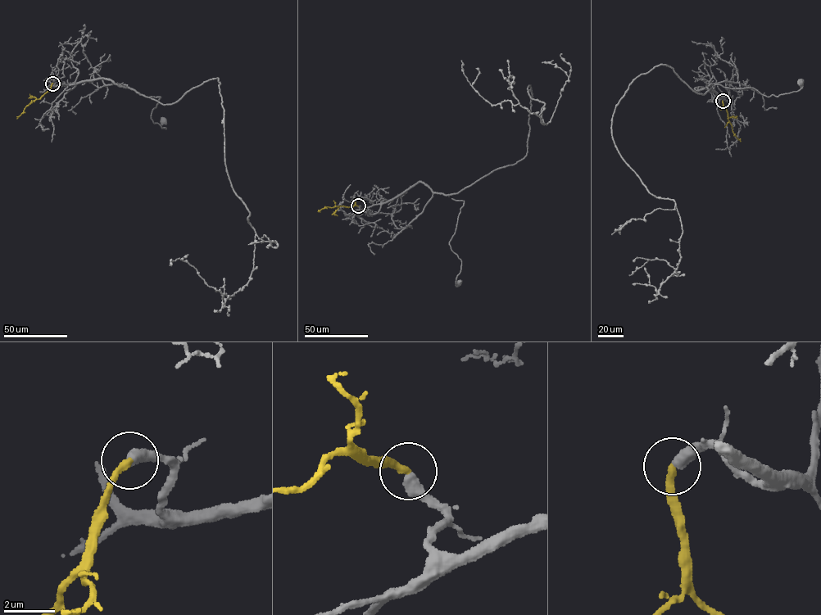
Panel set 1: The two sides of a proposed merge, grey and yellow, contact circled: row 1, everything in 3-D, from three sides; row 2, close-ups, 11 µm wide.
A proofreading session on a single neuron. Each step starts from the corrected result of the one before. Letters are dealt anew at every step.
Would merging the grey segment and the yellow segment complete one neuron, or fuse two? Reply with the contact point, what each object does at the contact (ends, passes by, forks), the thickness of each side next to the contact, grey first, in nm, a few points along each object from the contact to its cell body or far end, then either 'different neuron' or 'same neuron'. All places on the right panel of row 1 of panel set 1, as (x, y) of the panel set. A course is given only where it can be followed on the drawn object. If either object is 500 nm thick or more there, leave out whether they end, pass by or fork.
(723, 101) | grey ends | yellow ends | 480/280 nm | grey via (723, 101), (727, 101), (711, 90), (695, 88), (718, 84), (777, 97), (798, 91), (800, 83) | yellow via (723, 101), (732, 129), (741, 141) | same neuron

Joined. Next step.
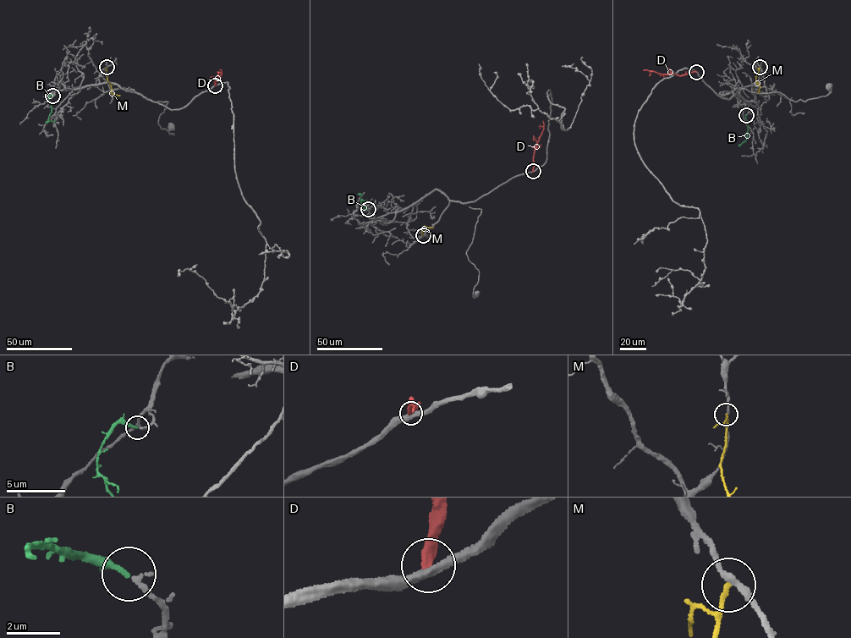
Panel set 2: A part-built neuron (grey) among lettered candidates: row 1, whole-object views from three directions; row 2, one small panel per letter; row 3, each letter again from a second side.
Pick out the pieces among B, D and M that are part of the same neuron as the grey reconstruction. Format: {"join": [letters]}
{"join": ["B"]}

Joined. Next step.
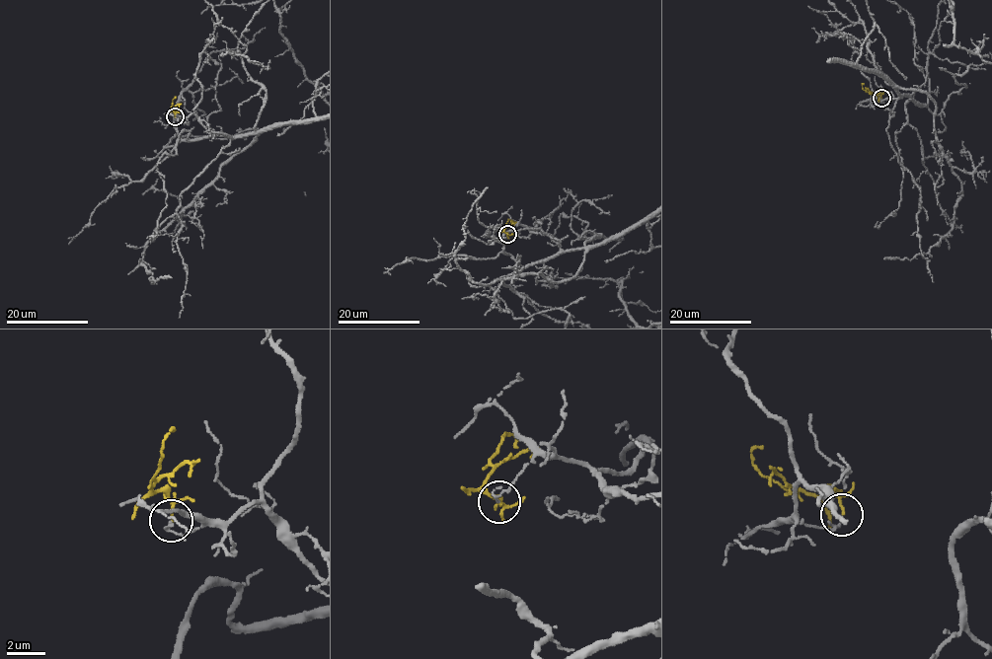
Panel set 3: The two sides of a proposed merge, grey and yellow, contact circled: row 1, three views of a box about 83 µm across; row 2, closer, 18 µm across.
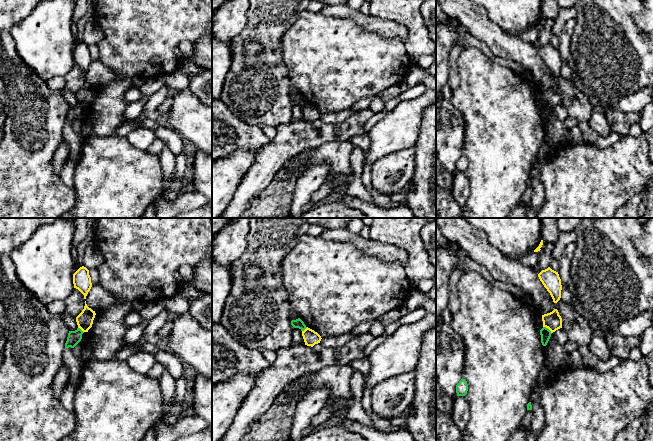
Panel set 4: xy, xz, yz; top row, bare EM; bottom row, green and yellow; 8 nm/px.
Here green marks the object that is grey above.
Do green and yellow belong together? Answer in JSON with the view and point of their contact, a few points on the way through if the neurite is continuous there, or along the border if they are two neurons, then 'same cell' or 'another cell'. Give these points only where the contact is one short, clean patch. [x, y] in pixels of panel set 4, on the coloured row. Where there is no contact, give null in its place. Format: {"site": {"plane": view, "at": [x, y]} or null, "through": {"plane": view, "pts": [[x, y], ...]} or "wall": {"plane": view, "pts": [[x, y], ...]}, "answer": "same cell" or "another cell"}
{"site": {"plane": "yz", "at": [548, 329]}, "wall": {"plane": "yz", "pts": [[543, 326], [551, 333]]}, "answer": "another cell"}

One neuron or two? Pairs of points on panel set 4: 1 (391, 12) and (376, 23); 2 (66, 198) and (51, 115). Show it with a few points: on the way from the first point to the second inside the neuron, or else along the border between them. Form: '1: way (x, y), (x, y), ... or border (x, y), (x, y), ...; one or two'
1: border (369, 14), (379, 18), (399, 21), (404, 25); two
2: way (45, 177), (45, 136); one

